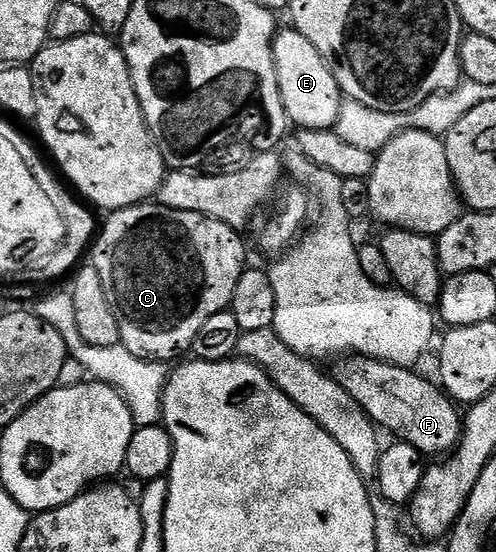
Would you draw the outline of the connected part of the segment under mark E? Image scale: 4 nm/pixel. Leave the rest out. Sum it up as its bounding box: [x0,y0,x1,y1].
[273,29,343,130]

